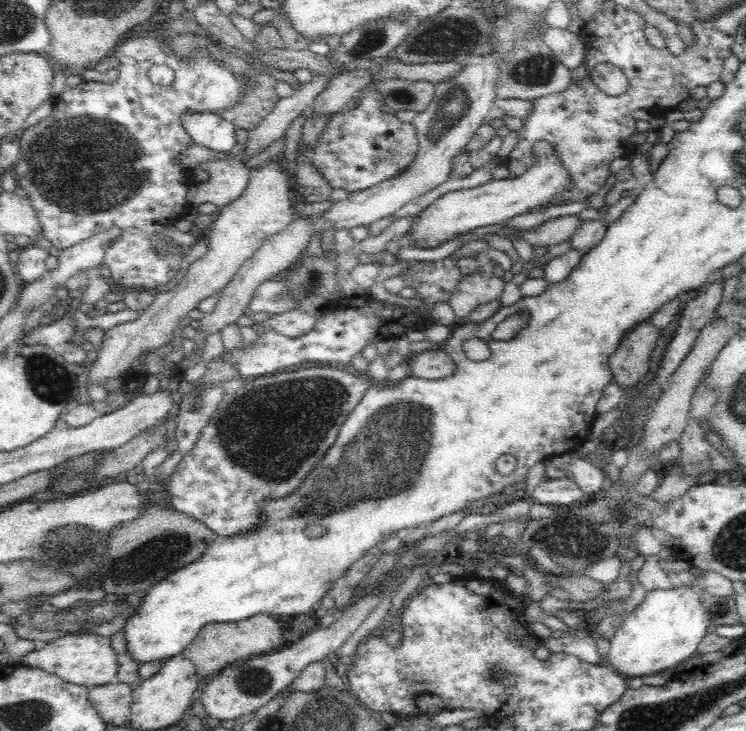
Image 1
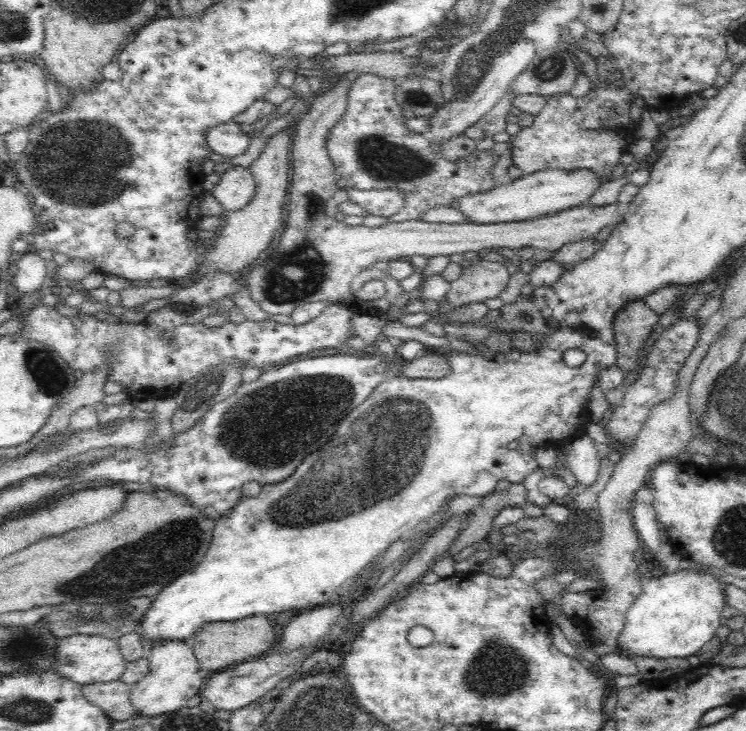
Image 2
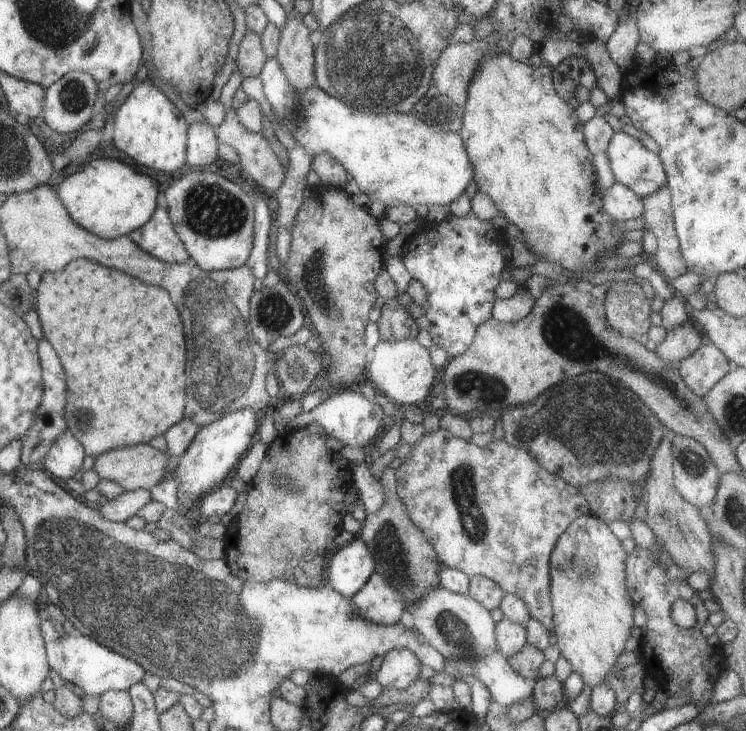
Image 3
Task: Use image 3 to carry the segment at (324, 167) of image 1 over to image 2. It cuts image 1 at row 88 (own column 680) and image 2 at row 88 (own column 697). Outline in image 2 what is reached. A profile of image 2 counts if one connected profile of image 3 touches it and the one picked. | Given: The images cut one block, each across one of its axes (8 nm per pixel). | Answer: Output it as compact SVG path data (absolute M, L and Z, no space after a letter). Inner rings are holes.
M360 74L350 82L346 113L336 122L327 140L328 157L330 157L337 177L338 189L357 190L399 190L405 192L405 206L400 212L388 217L388 222L403 222L418 218L430 208L438 206L451 207L454 200L462 196L474 196L488 192L499 182L492 176L492 169L499 158L489 151L474 150L466 161L452 163L440 152L432 149L426 136L412 132L406 125L403 108L395 101L395 84L389 78L375 74Z

